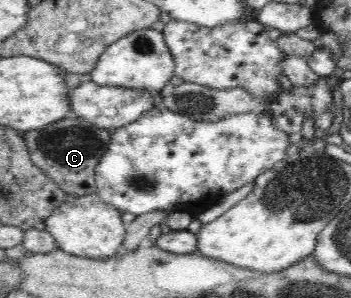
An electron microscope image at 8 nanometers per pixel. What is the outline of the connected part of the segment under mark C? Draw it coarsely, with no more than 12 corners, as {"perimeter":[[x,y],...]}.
{"perimeter":[[77,116],[24,132],[69,195],[96,193],[109,130]]}

